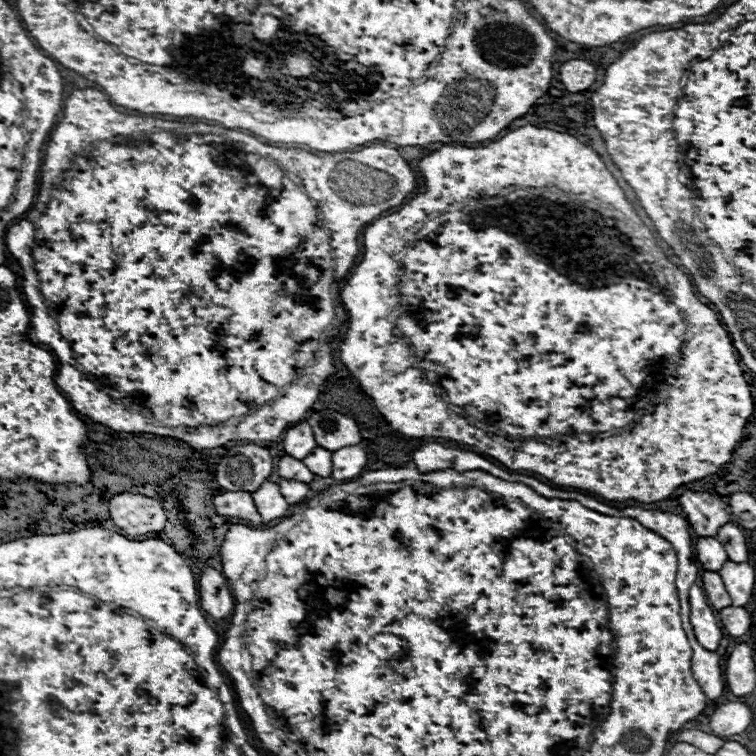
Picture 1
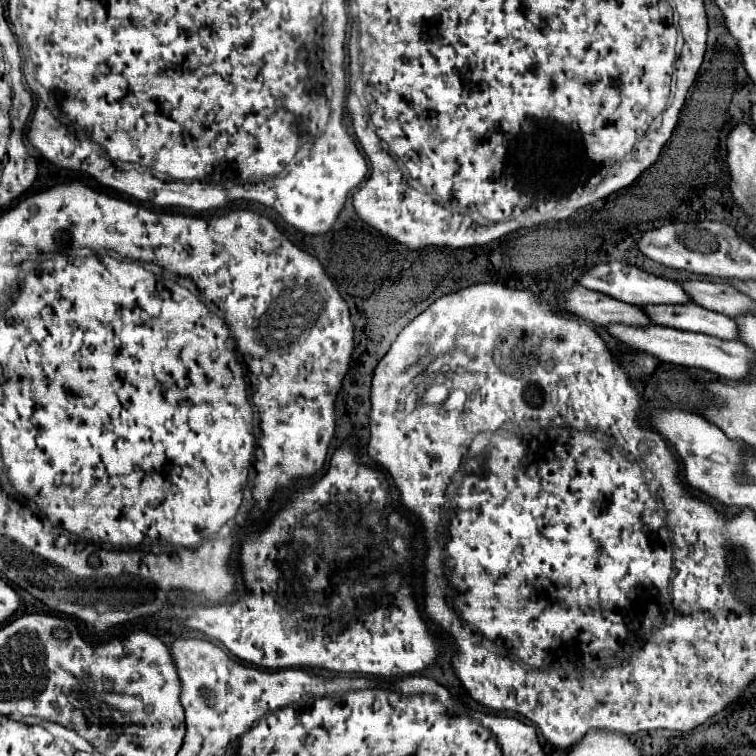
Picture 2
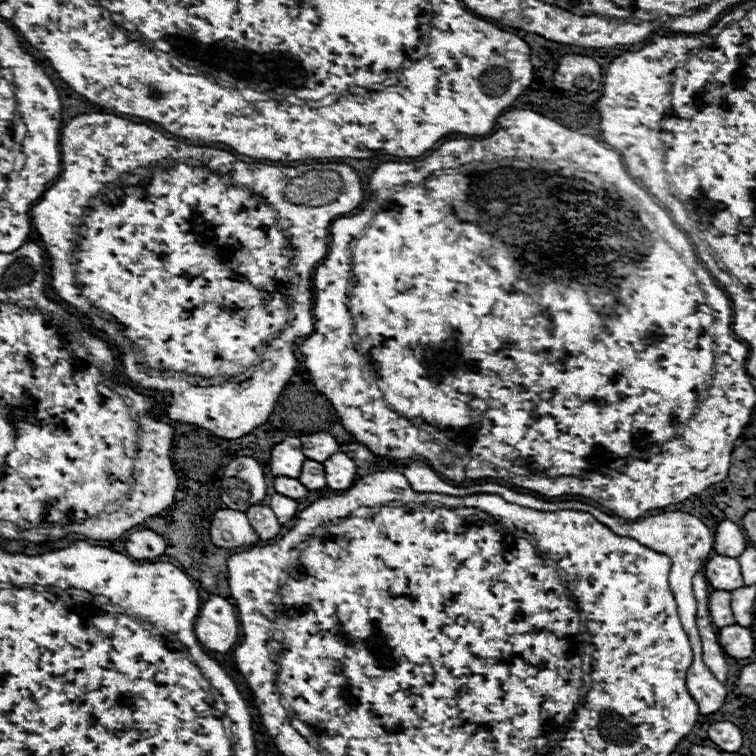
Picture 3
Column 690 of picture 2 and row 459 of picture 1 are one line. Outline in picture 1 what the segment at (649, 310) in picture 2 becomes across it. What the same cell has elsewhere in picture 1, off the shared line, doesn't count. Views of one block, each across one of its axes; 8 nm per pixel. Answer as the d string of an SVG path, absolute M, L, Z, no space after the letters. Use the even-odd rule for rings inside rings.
M318 446L318 450L314 450L314 454L304 458L304 464L308 466L308 470L314 476L322 476L328 478L330 476L330 450Z

